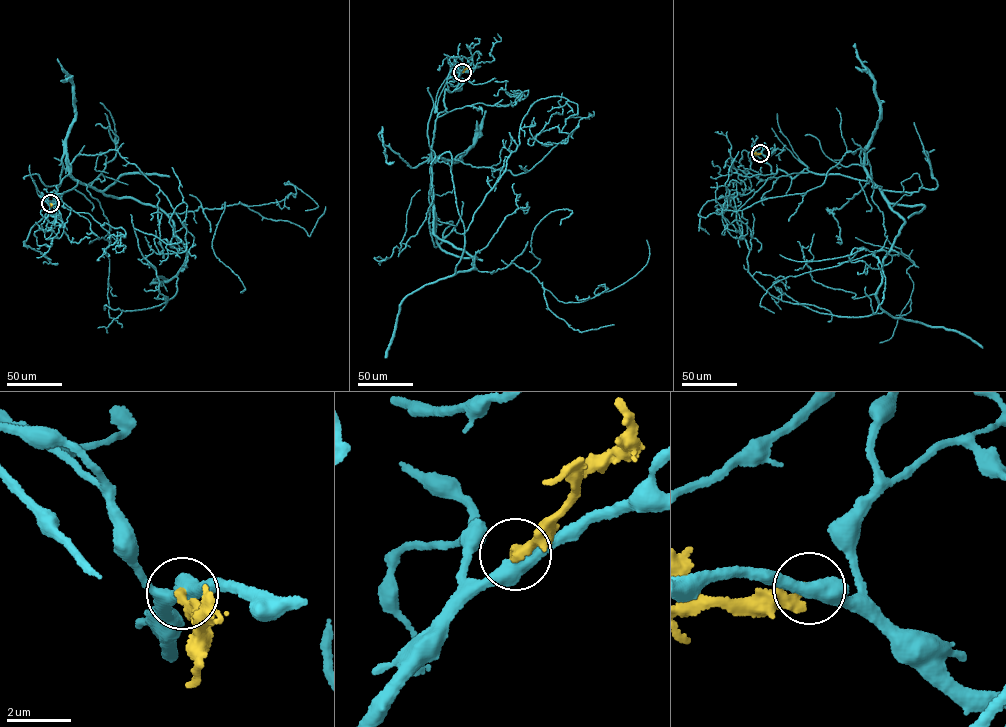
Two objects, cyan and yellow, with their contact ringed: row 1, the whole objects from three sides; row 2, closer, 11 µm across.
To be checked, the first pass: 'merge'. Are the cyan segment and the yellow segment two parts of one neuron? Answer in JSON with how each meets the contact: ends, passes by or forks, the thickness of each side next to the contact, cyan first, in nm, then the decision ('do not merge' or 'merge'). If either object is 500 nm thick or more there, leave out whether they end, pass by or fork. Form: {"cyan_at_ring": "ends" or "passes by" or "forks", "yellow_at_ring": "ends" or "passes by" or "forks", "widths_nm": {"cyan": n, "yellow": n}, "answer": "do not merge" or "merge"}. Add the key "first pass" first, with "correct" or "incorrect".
{"first pass": "incorrect", "cyan_at_ring": "passes by", "yellow_at_ring": "ends", "widths_nm": {"cyan": 480, "yellow": 340}, "answer": "do not merge"}

